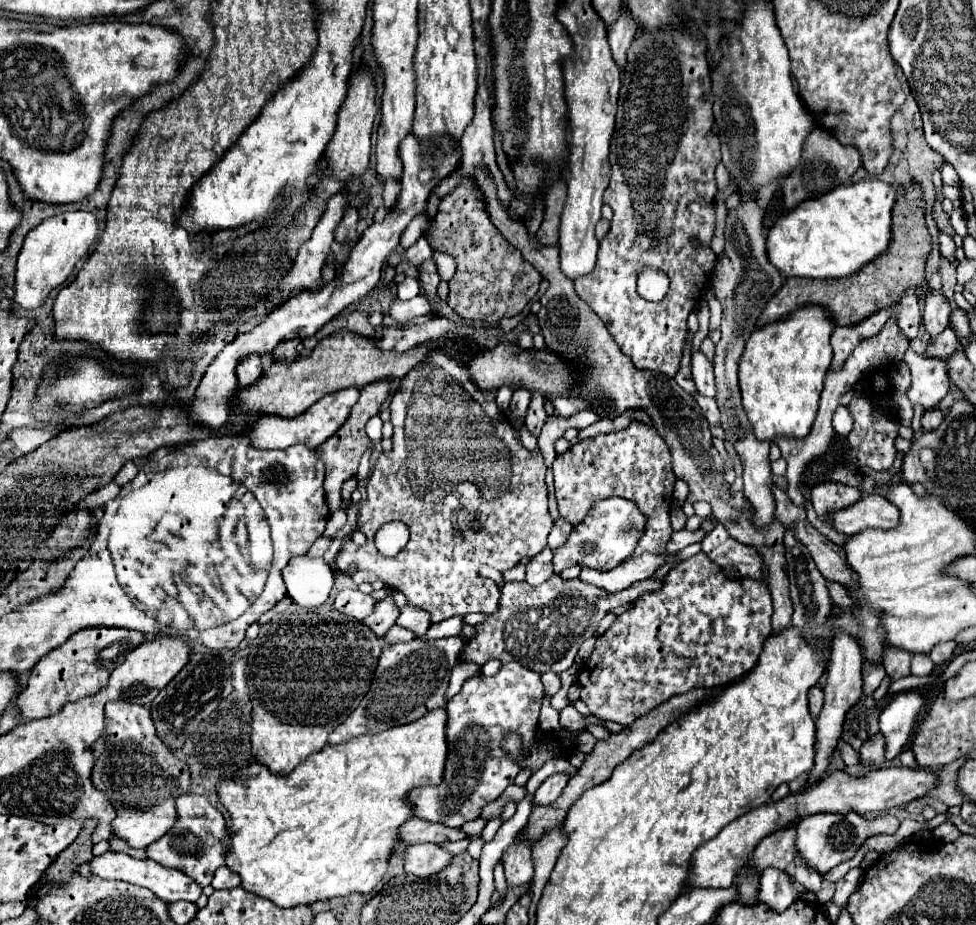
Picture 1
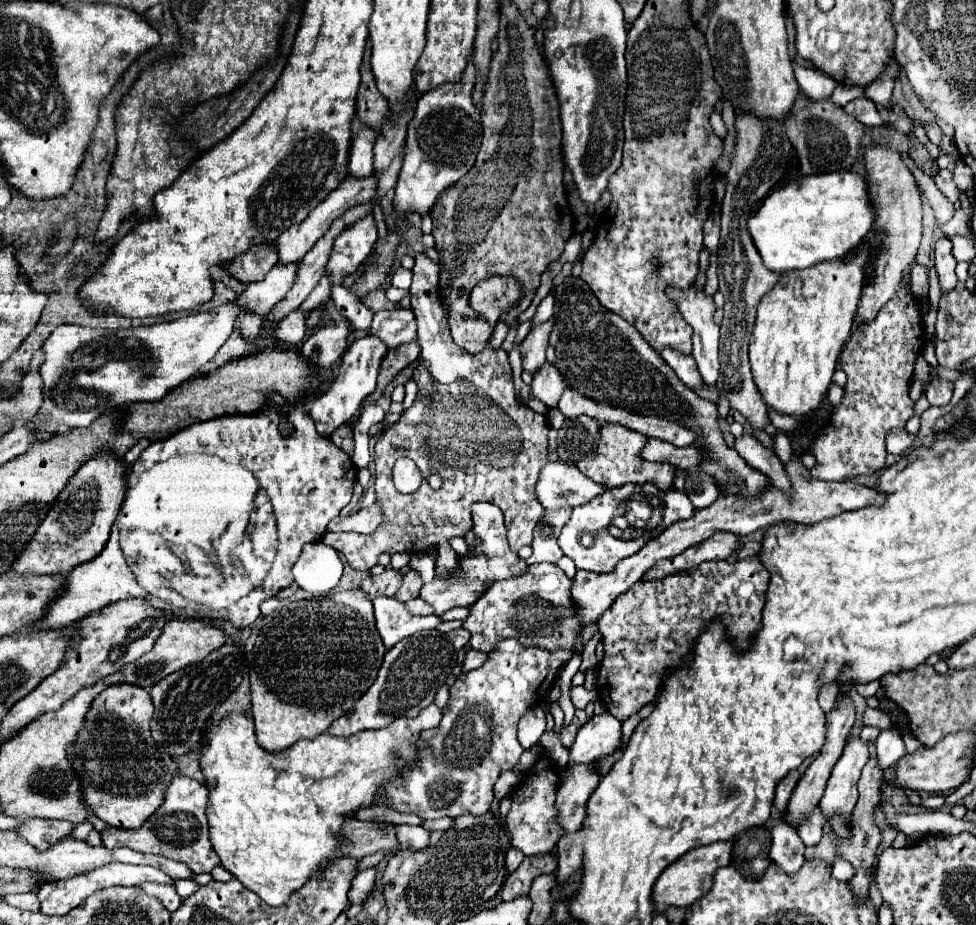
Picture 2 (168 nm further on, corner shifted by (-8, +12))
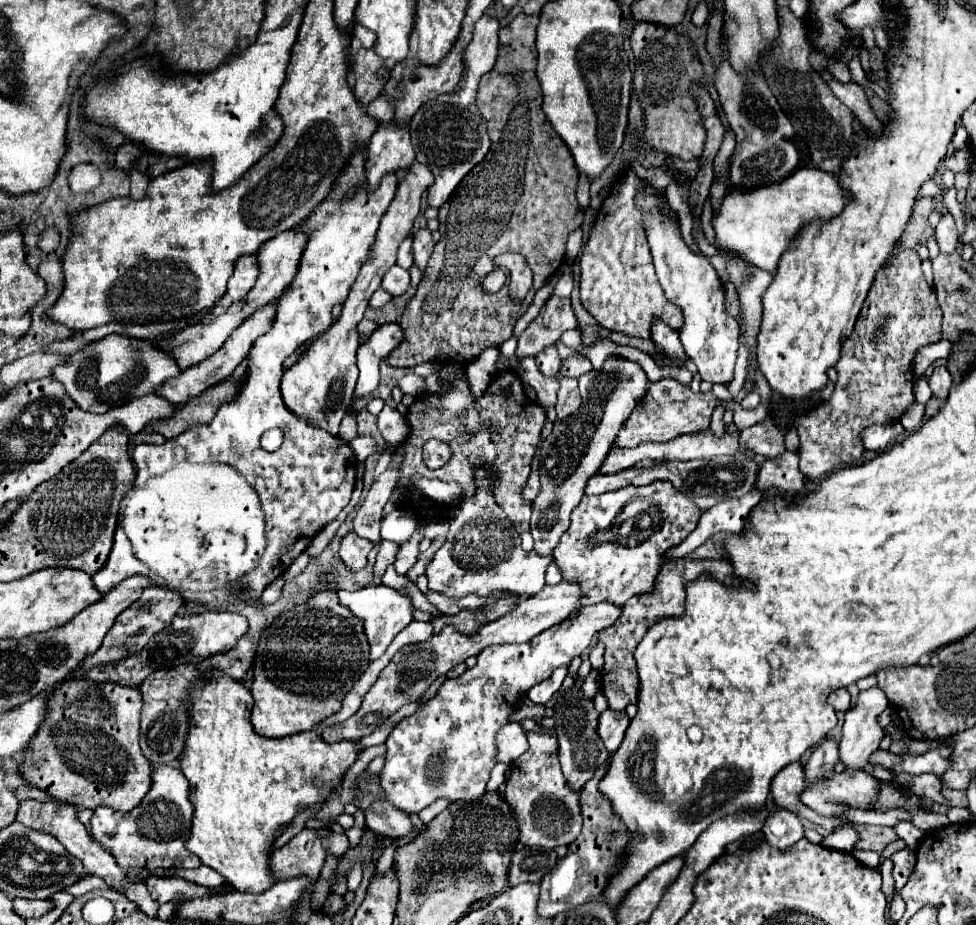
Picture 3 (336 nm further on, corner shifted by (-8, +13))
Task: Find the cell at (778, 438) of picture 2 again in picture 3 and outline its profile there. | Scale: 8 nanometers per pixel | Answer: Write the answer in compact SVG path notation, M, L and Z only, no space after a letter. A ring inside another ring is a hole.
M767 418L759 424L753 424L751 428L741 430L739 442L741 446L745 446L747 450L761 454L765 458L777 458L785 452L785 444L783 444L783 432Z

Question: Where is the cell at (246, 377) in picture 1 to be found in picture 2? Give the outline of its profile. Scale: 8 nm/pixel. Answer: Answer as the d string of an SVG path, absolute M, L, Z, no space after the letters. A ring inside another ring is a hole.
M241 313L239 315L239 323L241 323L241 335L245 337L247 343L255 343L257 341L257 335L261 331L261 323L263 323L263 317L261 315L253 315L253 313Z

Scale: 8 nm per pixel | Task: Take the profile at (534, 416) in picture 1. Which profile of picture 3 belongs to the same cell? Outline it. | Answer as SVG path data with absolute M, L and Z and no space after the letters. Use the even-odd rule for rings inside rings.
M555 346L545 348L541 354L537 354L535 360L537 360L537 366L545 378L557 378L559 376L559 368L561 368L563 360L559 358Z

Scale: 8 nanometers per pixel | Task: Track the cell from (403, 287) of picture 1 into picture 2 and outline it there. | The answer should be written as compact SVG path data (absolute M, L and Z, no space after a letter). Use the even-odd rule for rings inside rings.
M399 267L399 269L393 273L393 277L391 277L391 285L397 287L397 289L405 289L405 291L407 291L409 285L411 285L411 271Z

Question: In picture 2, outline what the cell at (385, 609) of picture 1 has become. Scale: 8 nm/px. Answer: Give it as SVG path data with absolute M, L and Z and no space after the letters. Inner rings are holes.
M409 571L409 573L405 575L405 579L403 579L401 591L397 591L397 595L395 595L395 597L397 597L397 599L401 599L401 601L409 601L409 599L413 599L413 597L417 597L417 595L419 595L421 587L423 587L421 575L419 575L417 571Z

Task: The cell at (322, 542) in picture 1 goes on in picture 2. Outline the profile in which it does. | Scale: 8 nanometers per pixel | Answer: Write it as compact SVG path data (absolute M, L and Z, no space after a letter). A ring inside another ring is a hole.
M379 503L363 507L359 513L349 517L337 517L329 523L329 531L355 531L355 533L373 533L383 521L383 511Z

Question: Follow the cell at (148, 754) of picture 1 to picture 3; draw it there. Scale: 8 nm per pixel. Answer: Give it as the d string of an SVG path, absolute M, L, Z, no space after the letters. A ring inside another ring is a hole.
M77 676L65 680L49 700L47 716L37 730L35 738L29 742L29 750L23 752L19 770L23 778L45 790L51 798L73 804L77 808L109 806L113 810L129 812L141 804L145 792L151 784L151 762L141 754L139 748L139 722L141 722L141 692L131 686L121 686L115 682L89 682L87 676Z

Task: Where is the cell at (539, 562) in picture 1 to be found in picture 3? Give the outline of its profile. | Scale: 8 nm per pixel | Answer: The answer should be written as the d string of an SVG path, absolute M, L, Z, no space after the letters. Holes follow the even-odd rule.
M607 358L603 370L593 370L579 376L579 392L587 402L569 418L557 420L553 432L539 448L539 472L541 472L541 494L533 500L531 536L535 540L535 552L551 556L561 540L561 534L569 528L571 510L581 502L583 488L589 476L599 472L607 458L617 432L625 424L625 418L635 408L635 402L647 390L647 376L637 362Z

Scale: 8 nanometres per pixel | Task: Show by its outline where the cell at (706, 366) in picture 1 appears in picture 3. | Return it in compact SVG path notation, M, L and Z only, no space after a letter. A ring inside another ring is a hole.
M641 196L637 200L641 210L645 210L645 230L649 236L649 246L653 254L653 264L657 270L659 284L669 302L681 308L685 324L679 332L681 344L687 356L695 362L701 380L711 384L725 384L733 380L733 366L737 360L737 320L727 316L723 310L723 284L711 266L711 262L701 256L693 254L681 238L679 226L663 218L657 210L655 196Z

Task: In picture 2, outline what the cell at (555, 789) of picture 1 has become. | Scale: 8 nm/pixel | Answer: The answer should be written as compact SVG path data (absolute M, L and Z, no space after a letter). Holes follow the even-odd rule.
M609 711L593 715L577 733L575 743L569 749L569 763L593 763L613 755L623 745L621 721Z

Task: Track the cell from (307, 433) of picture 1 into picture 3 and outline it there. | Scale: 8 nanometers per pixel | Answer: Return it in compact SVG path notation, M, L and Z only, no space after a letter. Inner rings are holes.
M381 324L357 350L359 380L355 386L355 400L365 398L379 386L379 362L401 342L403 332L399 324Z

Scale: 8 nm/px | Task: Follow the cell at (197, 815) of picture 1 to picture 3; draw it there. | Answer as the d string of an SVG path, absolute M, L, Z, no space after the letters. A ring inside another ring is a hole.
M159 766L153 772L153 784L143 802L131 812L115 812L113 808L101 806L91 818L91 836L109 850L117 864L127 872L129 868L199 868L197 856L185 850L185 842L191 834L193 804L189 800L191 784L183 778L181 770Z

